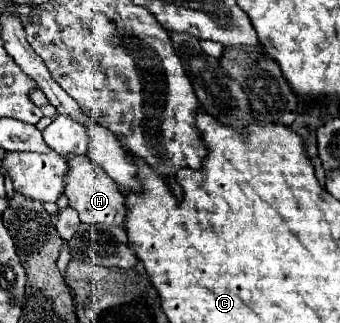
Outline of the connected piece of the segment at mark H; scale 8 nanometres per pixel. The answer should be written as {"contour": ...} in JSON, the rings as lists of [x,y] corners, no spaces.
{"contour":[[[70,154],[66,156],[68,172],[66,172],[66,190],[64,194],[70,200],[70,206],[80,214],[80,220],[86,224],[112,224],[112,226],[122,226],[126,218],[126,208],[124,208],[124,194],[120,188],[110,180],[110,176],[94,162],[90,162],[88,154],[78,156]]]}

